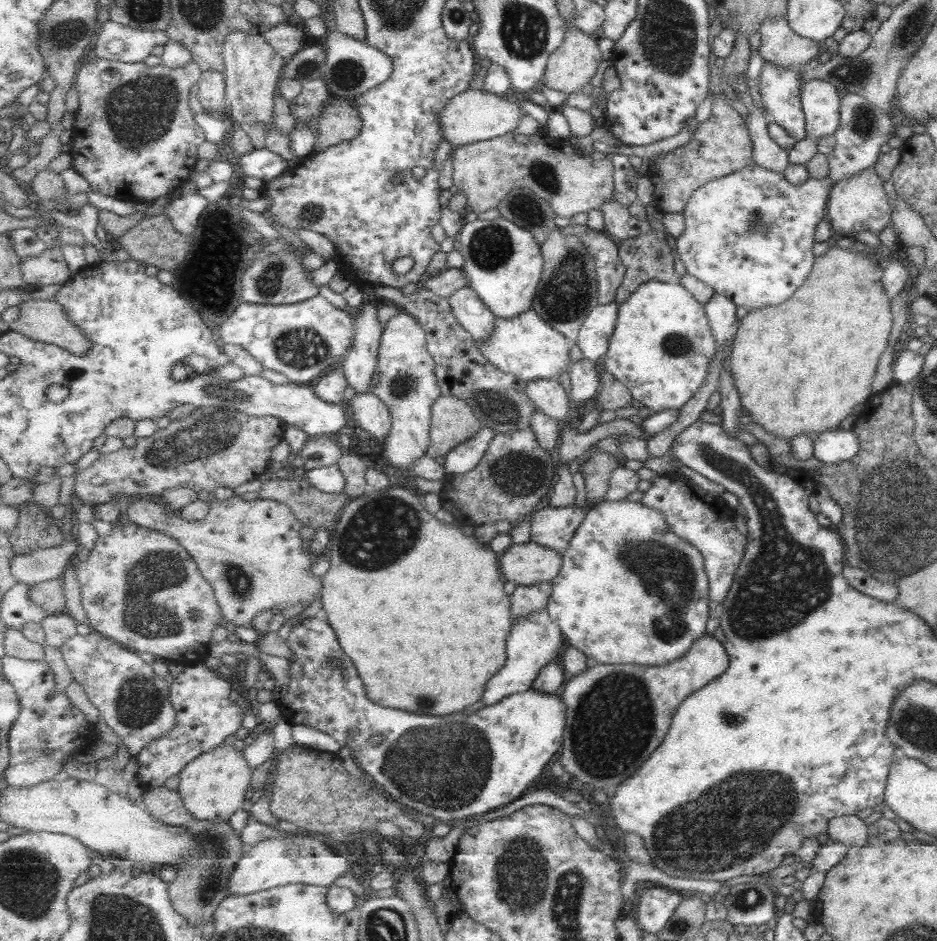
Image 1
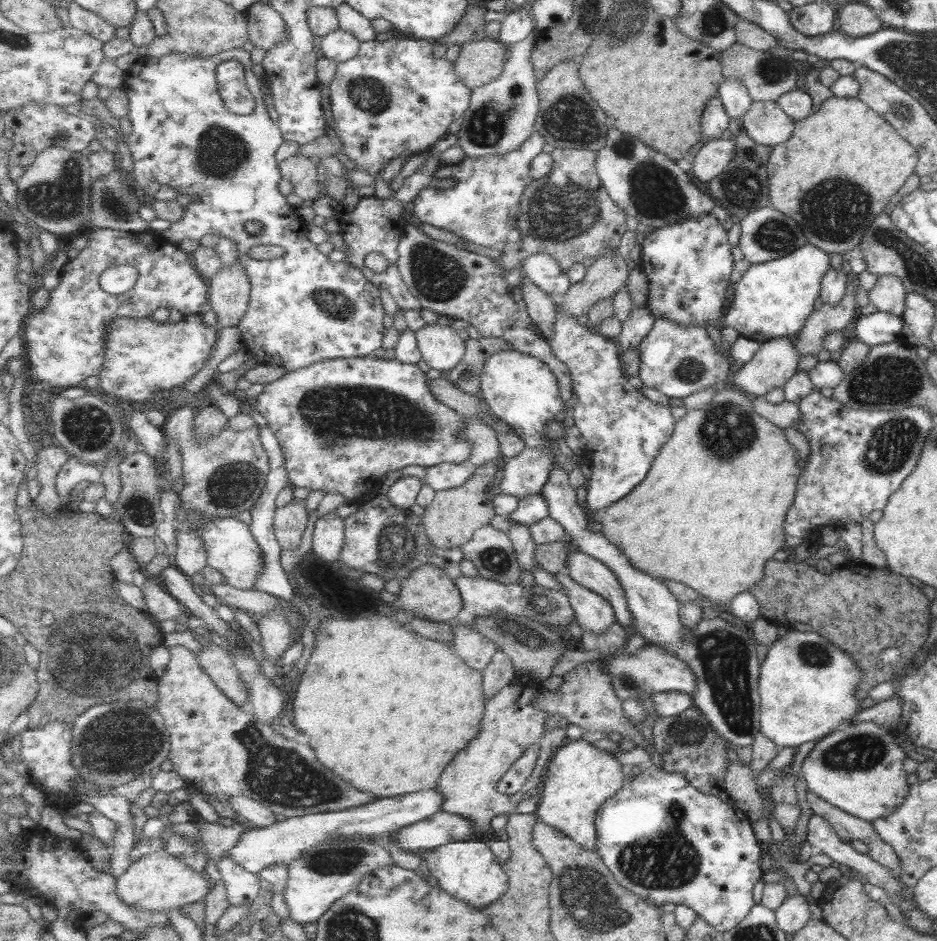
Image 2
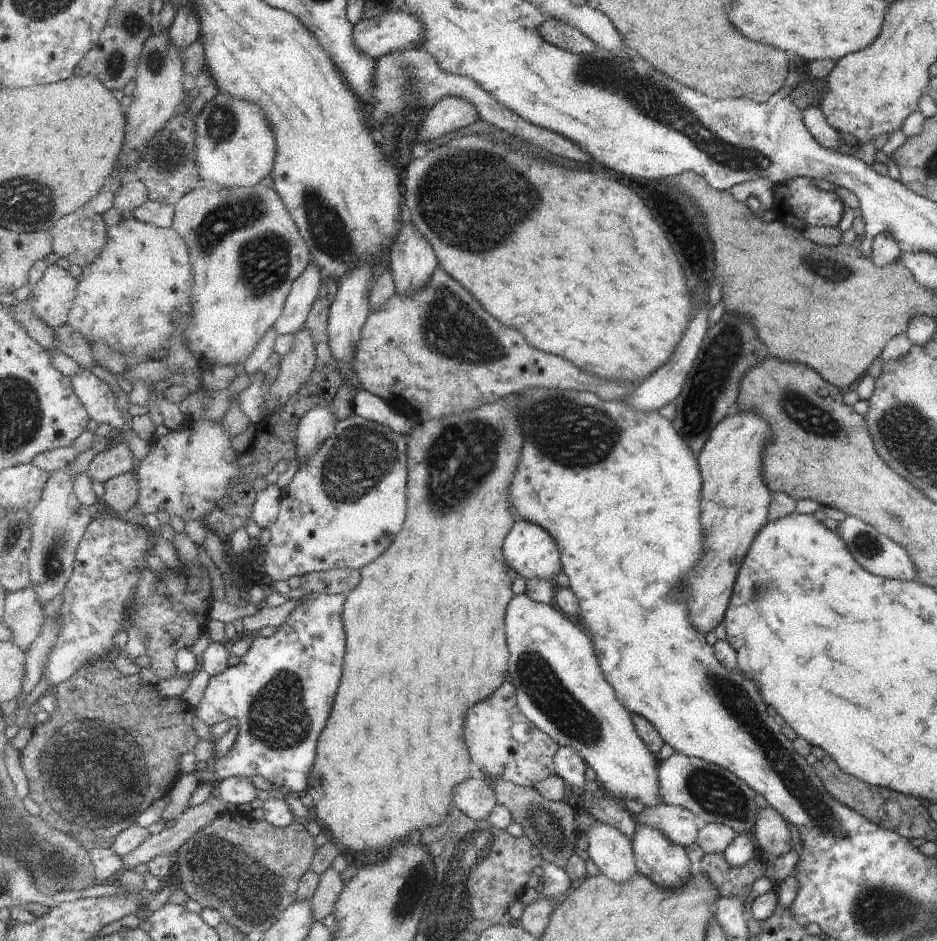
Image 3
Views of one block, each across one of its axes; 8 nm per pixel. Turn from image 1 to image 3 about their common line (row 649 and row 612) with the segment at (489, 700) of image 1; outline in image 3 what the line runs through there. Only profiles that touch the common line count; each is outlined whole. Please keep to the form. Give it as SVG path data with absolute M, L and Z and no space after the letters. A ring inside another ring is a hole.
M515 595L506 612L506 632L510 647L508 679L518 690L518 706L523 714L539 730L554 738L560 747L575 748L611 797L635 800L647 808L665 804L659 786L660 760L643 742L631 712L619 702L614 687L607 682L593 644L578 621L568 617L559 607L535 602L530 595Z

